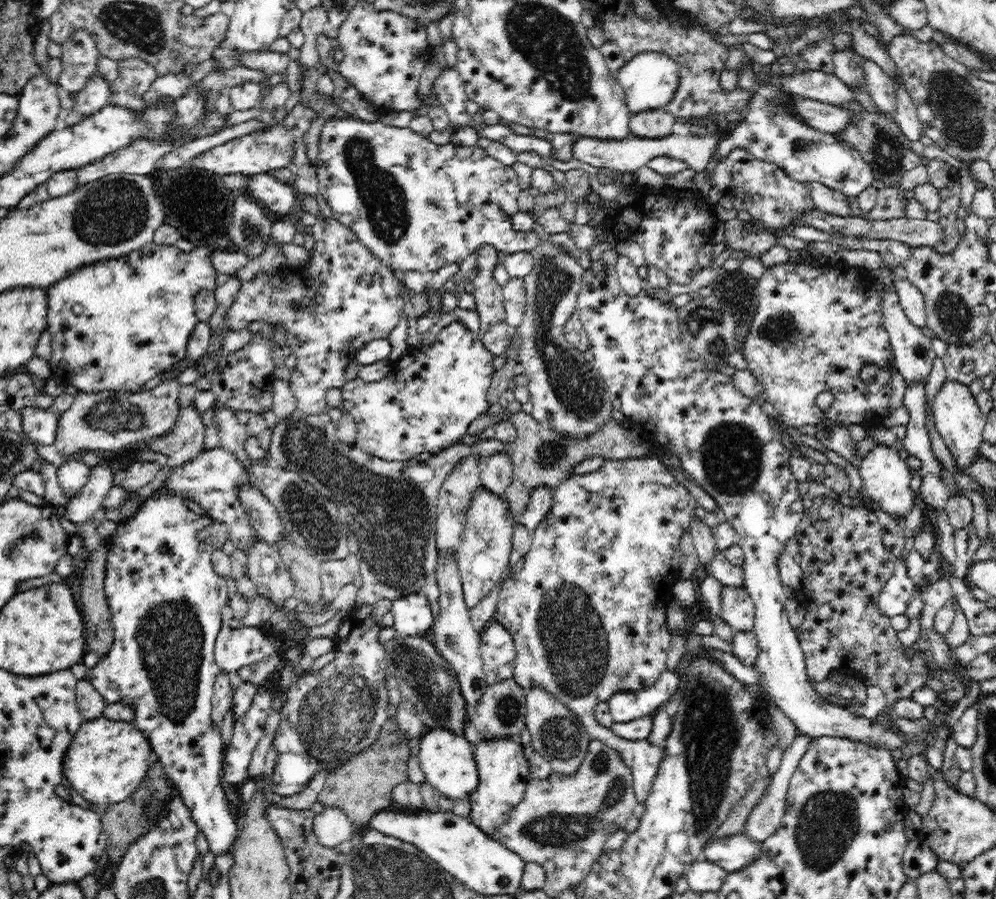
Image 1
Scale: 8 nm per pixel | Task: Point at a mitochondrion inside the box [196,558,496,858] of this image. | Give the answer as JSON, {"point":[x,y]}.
{"point":[337,711]}

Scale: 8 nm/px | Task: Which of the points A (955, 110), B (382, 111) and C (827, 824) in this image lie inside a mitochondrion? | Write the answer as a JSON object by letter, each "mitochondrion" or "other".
{"A":"mitochondrion","B":"other","C":"mitochondrion"}

